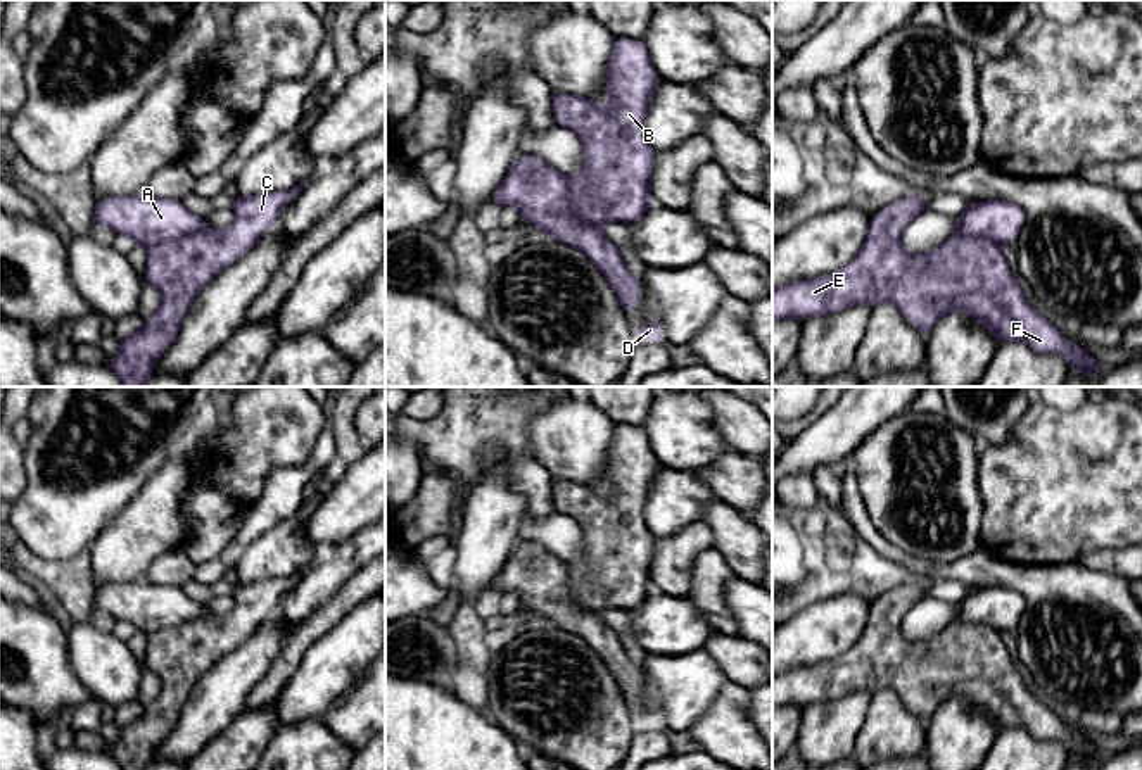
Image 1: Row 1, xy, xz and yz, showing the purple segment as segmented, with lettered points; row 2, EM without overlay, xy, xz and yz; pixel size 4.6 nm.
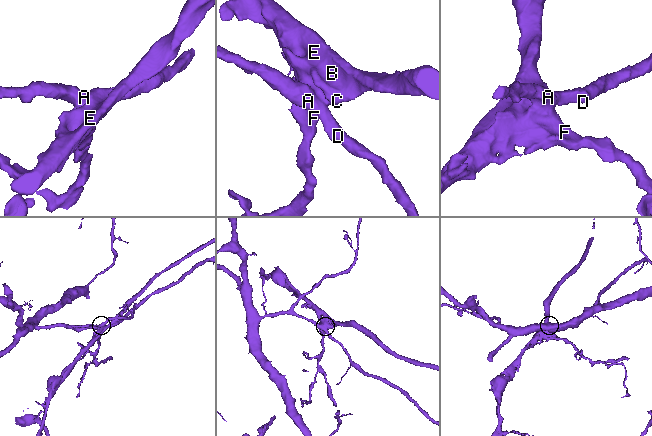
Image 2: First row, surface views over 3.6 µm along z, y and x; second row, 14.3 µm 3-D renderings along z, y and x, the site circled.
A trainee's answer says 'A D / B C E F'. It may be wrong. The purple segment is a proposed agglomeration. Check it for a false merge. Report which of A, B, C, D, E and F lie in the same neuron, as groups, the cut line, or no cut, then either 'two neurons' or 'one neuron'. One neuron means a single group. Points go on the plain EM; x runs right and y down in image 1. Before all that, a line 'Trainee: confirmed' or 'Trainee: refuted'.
Trainee: confirmed
A D / B C E F; cut in xz along (564, 563), (569, 599), (600, 613); two neurons

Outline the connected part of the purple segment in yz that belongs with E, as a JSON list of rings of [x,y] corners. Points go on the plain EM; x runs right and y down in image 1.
[[[928,580],[897,587],[872,603],[866,628],[843,654],[812,666],[788,670],[772,677],[772,708],[795,704],[802,711],[817,701],[836,701],[857,691],[876,694],[893,689],[904,706],[928,727],[936,710],[950,697],[962,697],[980,708],[997,730],[1023,727],[1037,741],[1061,741],[1069,760],[1085,760],[1092,767],[1104,760],[1102,751],[1044,704],[1025,684],[1012,663],[1000,632],[987,623],[950,622],[931,641],[909,641],[902,635],[907,611],[926,597]]]

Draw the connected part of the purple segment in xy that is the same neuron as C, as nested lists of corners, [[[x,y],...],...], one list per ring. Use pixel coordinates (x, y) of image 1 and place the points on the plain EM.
[[[302,568],[283,578],[238,582],[230,590],[235,601],[230,613],[204,615],[149,634],[143,670],[159,677],[161,694],[107,746],[105,751],[121,770],[145,770],[152,763],[157,746],[178,723],[197,680],[266,623],[280,597],[290,592],[306,571],[308,568]]]

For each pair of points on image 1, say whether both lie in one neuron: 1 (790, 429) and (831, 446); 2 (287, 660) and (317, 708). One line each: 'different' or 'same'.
1: different
2: different

